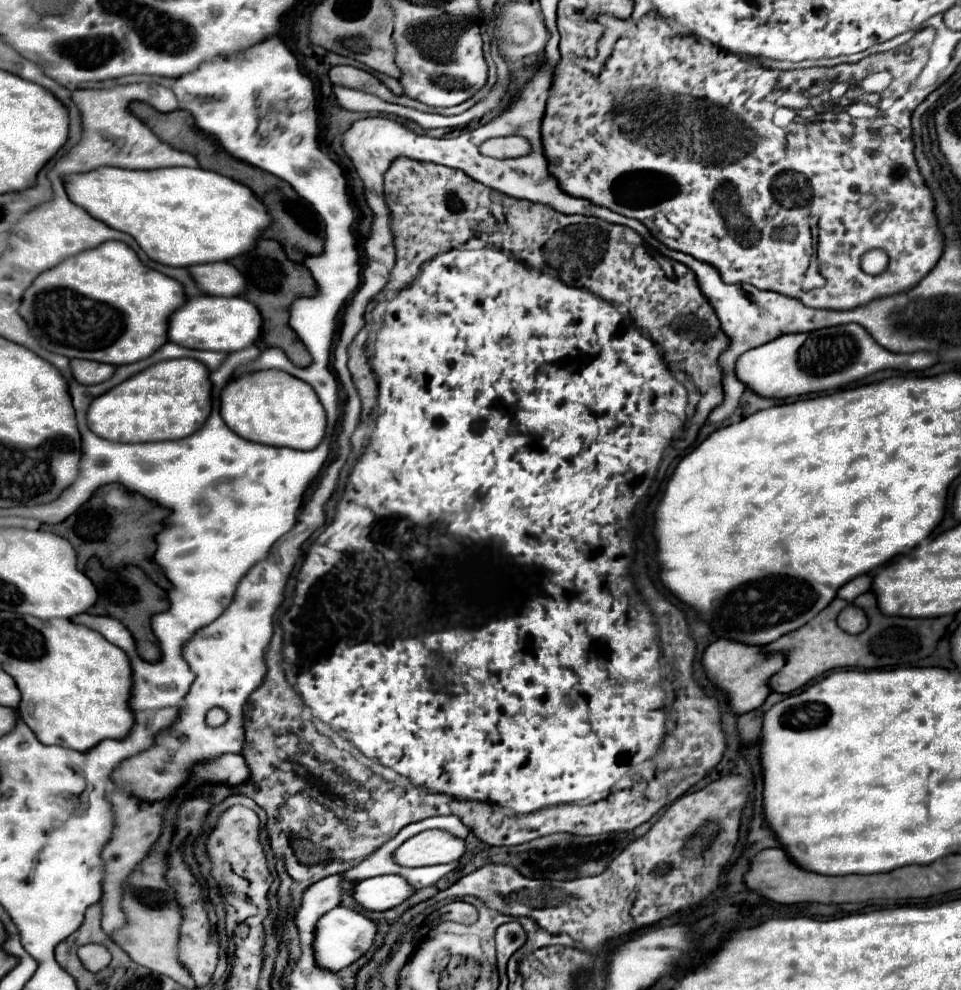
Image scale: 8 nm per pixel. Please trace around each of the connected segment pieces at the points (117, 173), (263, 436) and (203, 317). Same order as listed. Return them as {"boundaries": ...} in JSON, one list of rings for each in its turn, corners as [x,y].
{"boundaries":[[[[102,167],[90,173],[70,175],[64,179],[64,183],[70,199],[74,199],[76,205],[86,209],[92,217],[104,221],[112,229],[132,235],[152,261],[170,267],[192,267],[200,263],[230,261],[236,255],[244,255],[244,251],[252,251],[262,231],[266,231],[272,225],[268,207],[254,195],[250,187],[226,175],[206,171],[200,167],[198,169],[168,167],[168,169],[152,169],[152,171]]],[[[256,371],[232,379],[220,395],[220,415],[240,437],[270,445],[310,451],[326,437],[326,409],[308,383],[284,371]]],[[[202,295],[202,297],[190,297],[184,307],[180,307],[170,315],[168,339],[188,349],[234,353],[252,347],[260,337],[260,329],[262,329],[260,311],[248,299]]]]}

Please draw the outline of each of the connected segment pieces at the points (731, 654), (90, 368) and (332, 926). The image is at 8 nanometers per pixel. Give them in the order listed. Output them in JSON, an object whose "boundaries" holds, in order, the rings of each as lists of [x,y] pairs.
{"boundaries":[[[[718,639],[714,641],[702,657],[706,675],[712,683],[716,683],[722,691],[728,693],[730,697],[730,707],[734,709],[734,713],[748,713],[752,709],[758,709],[766,697],[772,693],[768,679],[776,673],[780,673],[780,669],[786,663],[786,653],[766,653],[764,647],[750,647],[746,643],[736,643],[730,639]]],[[[72,359],[70,367],[72,367],[74,379],[82,385],[104,383],[116,371],[116,367],[108,367],[108,363],[92,363],[92,361],[86,361],[86,359]]],[[[336,907],[334,911],[326,913],[318,925],[316,925],[316,941],[314,941],[314,953],[316,953],[316,963],[324,969],[340,971],[354,961],[358,961],[368,949],[372,949],[374,939],[378,933],[378,925],[368,919],[364,913],[360,913],[354,907]]]]}

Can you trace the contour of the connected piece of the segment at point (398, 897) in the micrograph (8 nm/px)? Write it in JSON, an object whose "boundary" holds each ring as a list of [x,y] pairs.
{"boundary":[[[382,875],[382,877],[364,879],[354,889],[356,901],[368,911],[392,909],[404,903],[404,899],[412,897],[414,893],[416,889],[410,887],[408,881],[400,875]]]}

